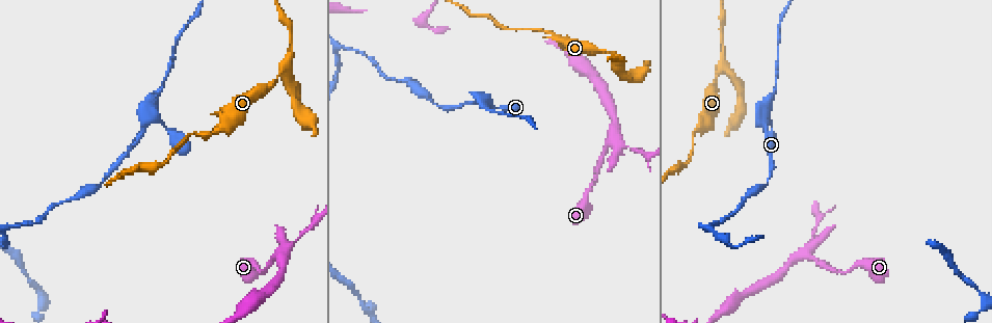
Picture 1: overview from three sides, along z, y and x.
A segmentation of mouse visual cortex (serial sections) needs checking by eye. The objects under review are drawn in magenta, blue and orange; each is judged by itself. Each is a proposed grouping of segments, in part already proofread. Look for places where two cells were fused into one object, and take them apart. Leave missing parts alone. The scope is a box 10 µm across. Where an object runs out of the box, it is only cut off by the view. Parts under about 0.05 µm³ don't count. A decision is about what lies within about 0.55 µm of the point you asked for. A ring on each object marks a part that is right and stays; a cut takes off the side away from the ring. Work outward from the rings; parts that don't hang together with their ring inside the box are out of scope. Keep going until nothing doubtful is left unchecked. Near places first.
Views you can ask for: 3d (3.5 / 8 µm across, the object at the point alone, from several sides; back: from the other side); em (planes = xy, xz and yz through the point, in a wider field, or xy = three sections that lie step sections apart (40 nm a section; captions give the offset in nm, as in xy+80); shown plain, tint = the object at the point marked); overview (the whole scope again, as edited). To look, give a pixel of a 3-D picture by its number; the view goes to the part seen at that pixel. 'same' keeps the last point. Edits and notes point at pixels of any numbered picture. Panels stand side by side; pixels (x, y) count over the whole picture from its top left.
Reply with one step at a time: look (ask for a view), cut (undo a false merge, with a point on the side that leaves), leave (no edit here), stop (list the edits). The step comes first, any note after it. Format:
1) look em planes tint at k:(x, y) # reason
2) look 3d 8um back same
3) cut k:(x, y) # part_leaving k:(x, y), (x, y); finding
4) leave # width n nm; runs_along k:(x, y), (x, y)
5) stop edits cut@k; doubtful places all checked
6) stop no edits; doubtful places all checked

look 3d 3.5um back at 1:(484, 101) # sharp bend

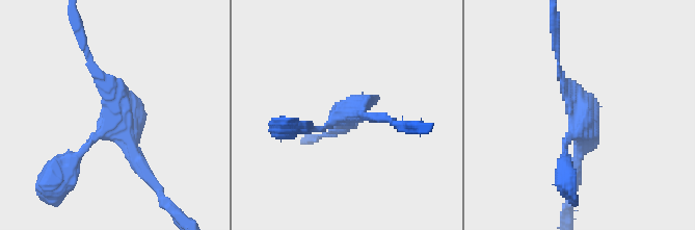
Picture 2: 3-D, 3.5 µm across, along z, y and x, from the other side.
look em xy step 2 tint at 2:(583, 130) # need the tissue

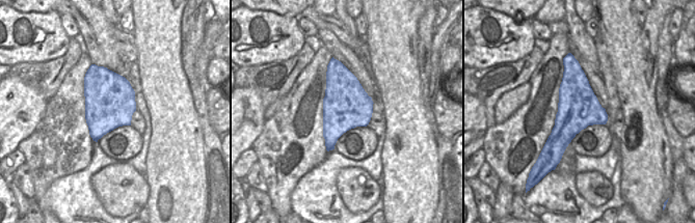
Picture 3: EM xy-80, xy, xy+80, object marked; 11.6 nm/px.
leave # runs_along 2:(68, 172), (100, 133), (118, 130), (154, 184); continuous, no second cell

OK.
look 3d 3.5um back at 1:(493, 112) # thin neck

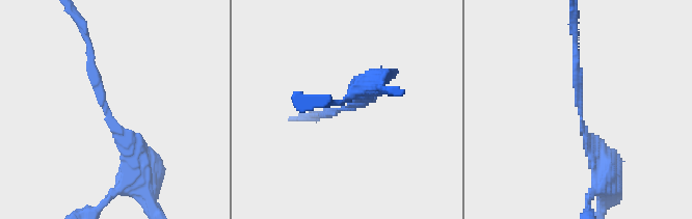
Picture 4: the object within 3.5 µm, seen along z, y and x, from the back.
look em xy step 3 tint at 4:(110, 117) # arm_widths 150, 250 nm; need the tissue

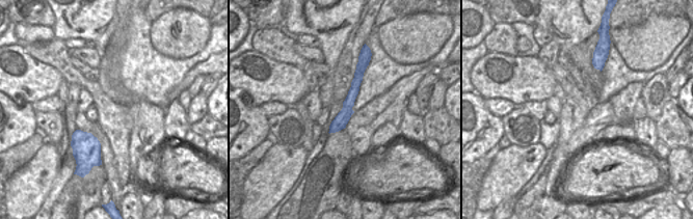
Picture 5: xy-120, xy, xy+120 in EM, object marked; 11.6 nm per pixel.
look em planes tint same

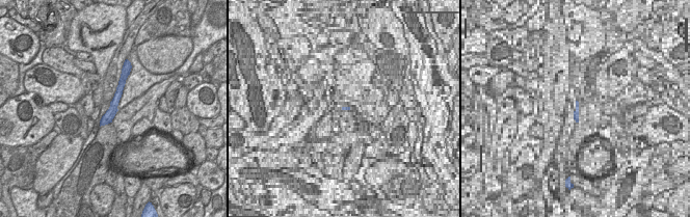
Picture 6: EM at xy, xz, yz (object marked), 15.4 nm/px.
leave # runs_along 4:(137, 172), (137, 151), (102, 106), (89, 51); continuous, no second cell

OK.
look 3d 3.5um back at 1:(612, 141) # sharp bend

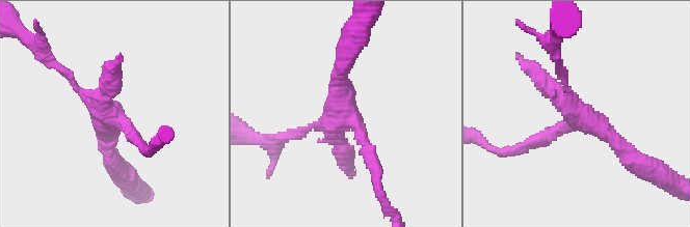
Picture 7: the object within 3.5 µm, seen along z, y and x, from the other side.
look em xy step 5 tint at 7:(578, 115) # shape alone is not enough

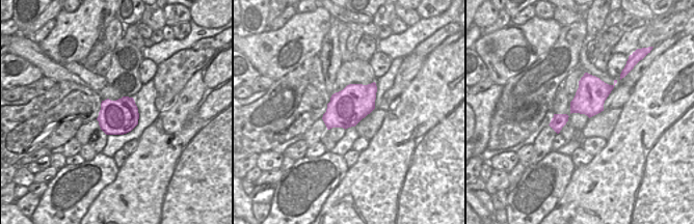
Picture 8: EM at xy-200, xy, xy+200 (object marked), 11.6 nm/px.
look em xy step 2 tint same

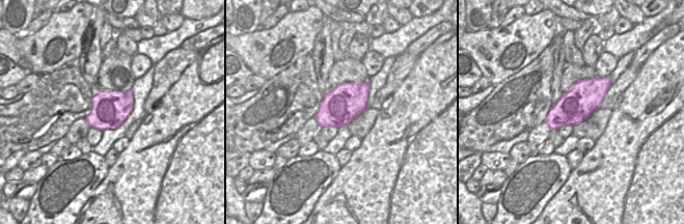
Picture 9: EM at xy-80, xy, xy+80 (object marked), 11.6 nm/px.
leave # width 420 nm; runs_along 7:(376, 167), (341, 112), (341, 64); continuous, no second cell

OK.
look 3d 3.5um at 1:(282, 70) # thick turns thin

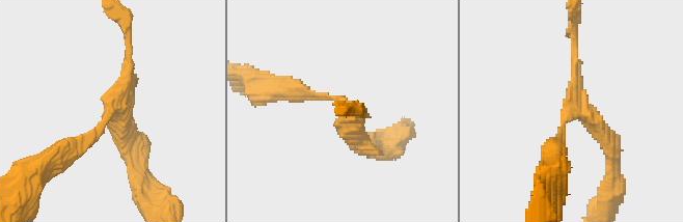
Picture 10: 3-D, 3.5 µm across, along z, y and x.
look em xy step 1 tint at 10:(114, 106) # arms 3; arm_widths 150, 150, 250 nm

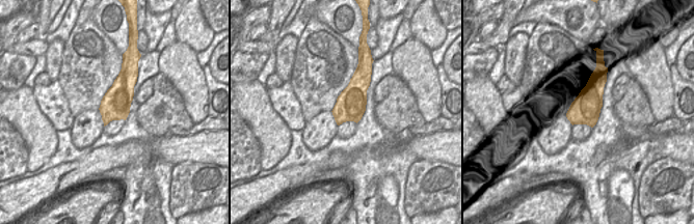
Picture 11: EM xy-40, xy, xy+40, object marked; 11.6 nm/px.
leave # width 340 nm; runs_along 10:(298, 93), (333, 95), (364, 149); continuous, no second cell

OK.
stop no edits; doubtful places all checked

